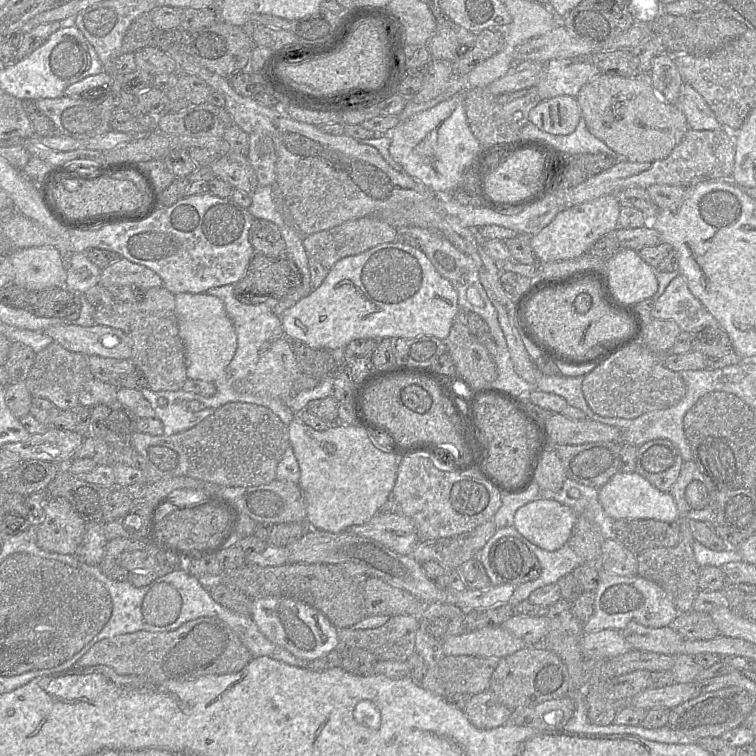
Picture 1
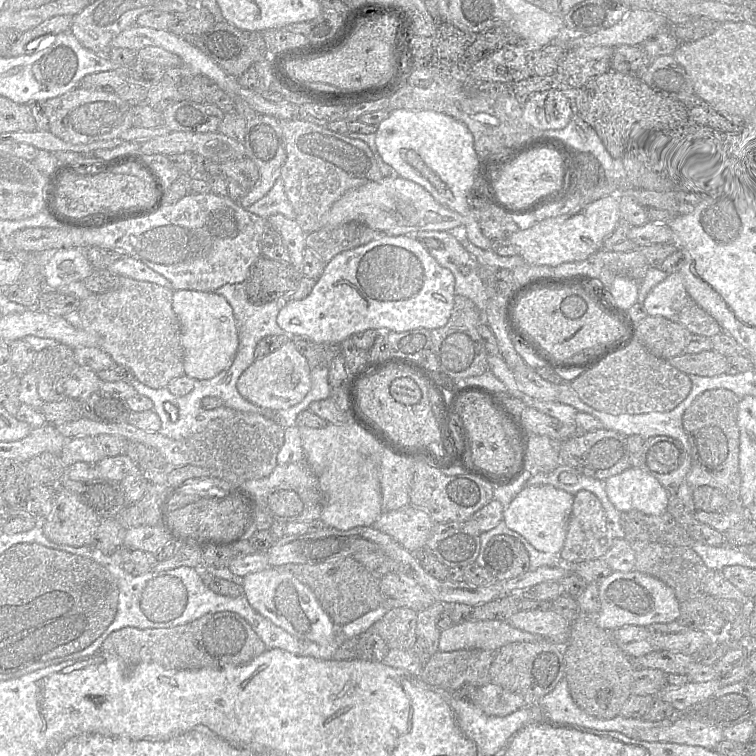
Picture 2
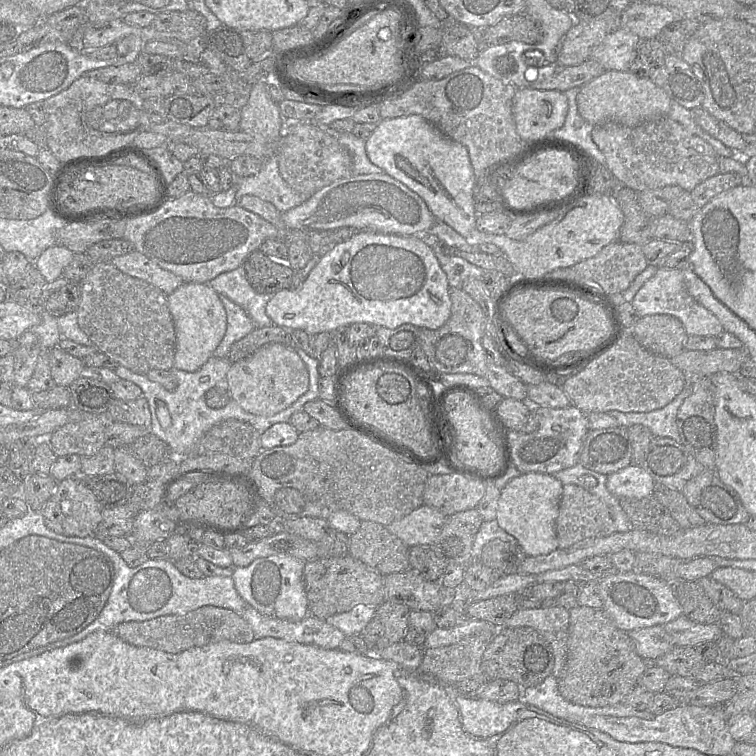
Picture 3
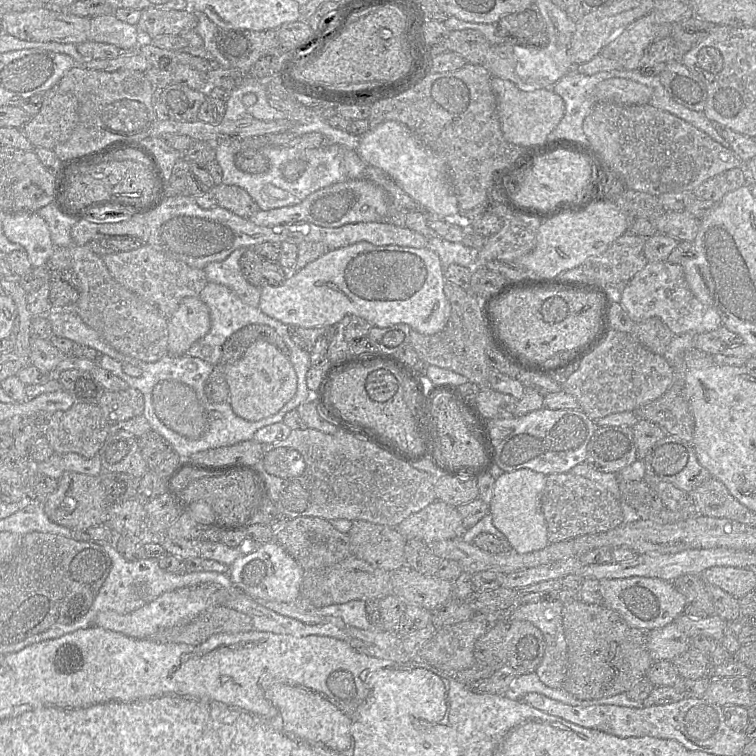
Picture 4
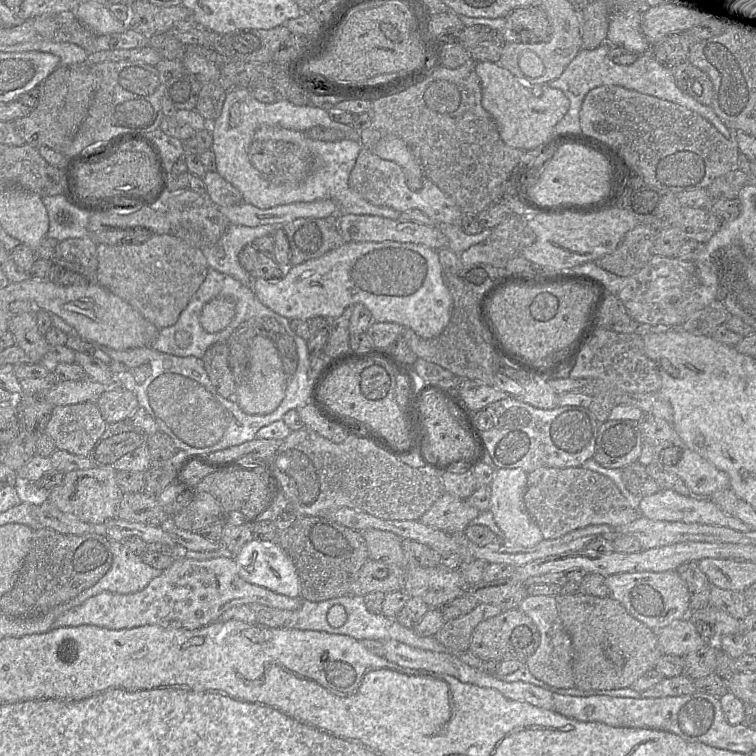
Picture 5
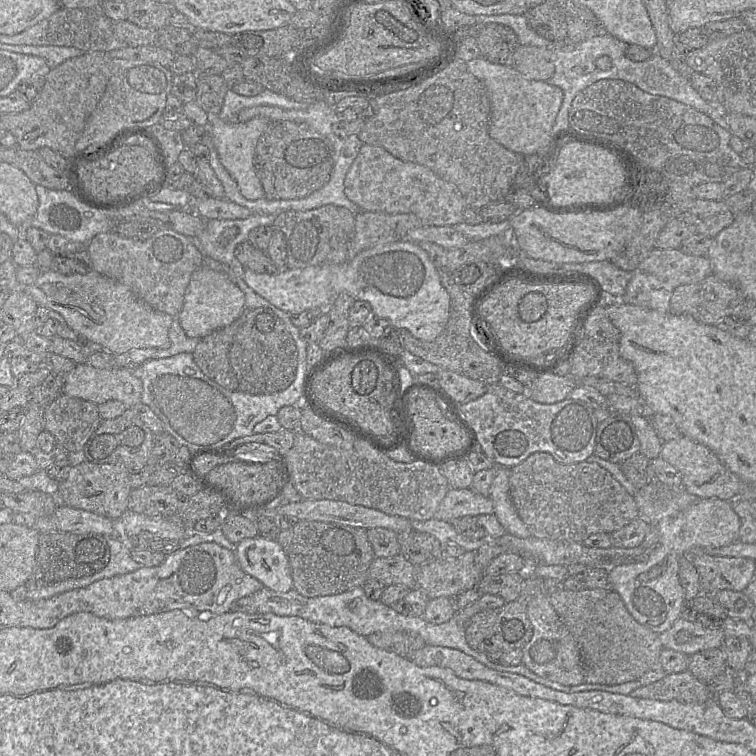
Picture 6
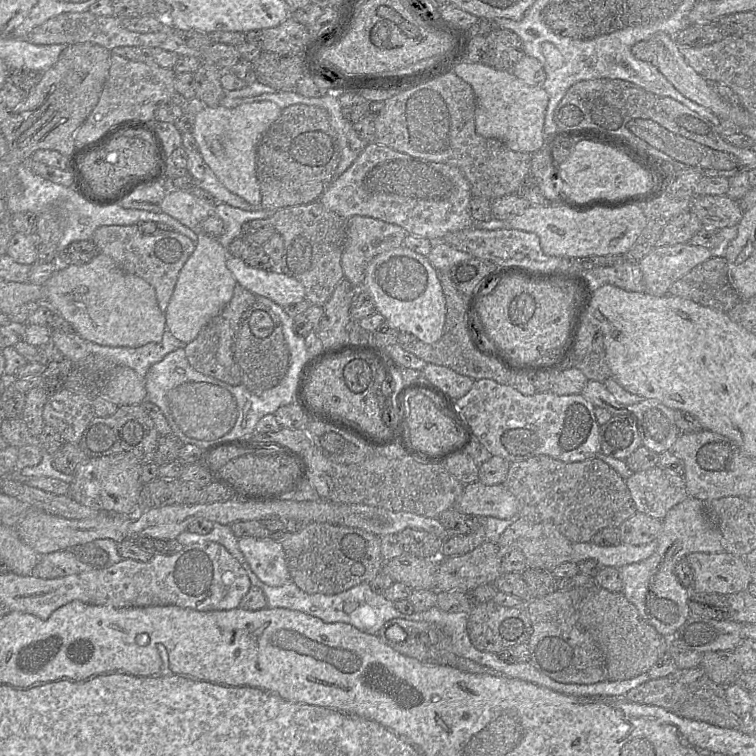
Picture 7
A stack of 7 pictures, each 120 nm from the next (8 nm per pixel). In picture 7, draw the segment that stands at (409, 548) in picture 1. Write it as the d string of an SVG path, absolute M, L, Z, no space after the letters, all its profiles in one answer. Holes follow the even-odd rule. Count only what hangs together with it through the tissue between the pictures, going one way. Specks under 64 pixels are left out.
M475 481L467 484L452 508L479 517L514 520L518 516L517 500L502 483L488 486Z

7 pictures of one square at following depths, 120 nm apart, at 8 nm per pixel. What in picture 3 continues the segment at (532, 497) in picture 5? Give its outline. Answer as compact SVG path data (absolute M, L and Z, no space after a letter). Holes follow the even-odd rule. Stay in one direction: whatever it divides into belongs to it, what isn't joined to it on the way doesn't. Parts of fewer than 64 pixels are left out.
M575 484L563 485L556 519L558 548L566 549L586 538L608 536L615 532L615 525L608 505L584 487Z

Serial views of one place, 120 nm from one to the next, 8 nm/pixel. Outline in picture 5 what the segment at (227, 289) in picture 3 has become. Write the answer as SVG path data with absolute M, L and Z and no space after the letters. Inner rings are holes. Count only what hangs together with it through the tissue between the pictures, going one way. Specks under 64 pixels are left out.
M266 224L256 227L230 225L221 239L213 246L202 249L209 267L229 275L254 292L253 278L240 264L239 253L254 240L274 234L283 224Z

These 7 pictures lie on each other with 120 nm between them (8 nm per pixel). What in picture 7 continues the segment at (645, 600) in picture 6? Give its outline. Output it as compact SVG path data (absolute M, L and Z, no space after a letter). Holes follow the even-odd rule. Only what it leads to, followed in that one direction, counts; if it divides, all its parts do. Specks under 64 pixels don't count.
M691 496L667 512L662 519L662 530L656 540L657 548L650 557L640 562L624 565L618 568L618 571L623 583L623 594L627 600L637 608L639 614L647 623L653 626L659 634L669 639L690 616L688 597L691 590L684 587L677 579L674 572L675 564L690 553L719 553L723 552L724 549L722 534L709 518L705 502Z

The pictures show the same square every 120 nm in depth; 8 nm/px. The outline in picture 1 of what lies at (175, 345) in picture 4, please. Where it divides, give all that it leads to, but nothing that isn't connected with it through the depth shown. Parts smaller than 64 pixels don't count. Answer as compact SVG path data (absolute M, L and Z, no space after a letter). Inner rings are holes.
M192 293L175 295L179 335L184 344L189 379L215 382L230 364L237 350L237 335L221 299Z

